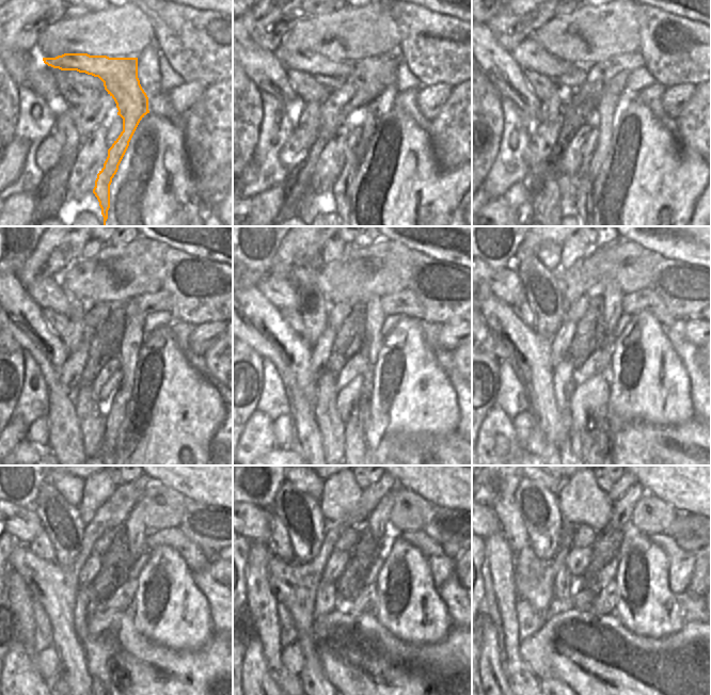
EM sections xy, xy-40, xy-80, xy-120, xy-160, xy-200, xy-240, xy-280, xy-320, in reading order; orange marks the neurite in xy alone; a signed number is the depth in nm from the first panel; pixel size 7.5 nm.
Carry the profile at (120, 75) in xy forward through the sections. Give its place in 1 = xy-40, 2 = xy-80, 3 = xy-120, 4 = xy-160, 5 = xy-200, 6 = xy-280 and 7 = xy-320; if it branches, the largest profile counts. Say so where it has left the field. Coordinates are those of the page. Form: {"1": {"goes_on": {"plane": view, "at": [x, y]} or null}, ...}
{"1": {"goes_on": {"plane": "xy-40", "at": [368, 116]}}, "2": {"goes_on": {"plane": "xy-80", "at": [606, 116]}}, "3": {"goes_on": {"plane": "xy-120", "at": [130, 347]}}, "4": {"goes_on": {"plane": "xy-160", "at": [354, 443]}}, "5": {"goes_on": {"plane": "xy-200", "at": [504, 284]}}, "6": {"goes_on": {"plane": "xy-280", "at": [254, 522]}}, "7": {"goes_on": {"plane": "xy-320", "at": [493, 525]}}}

